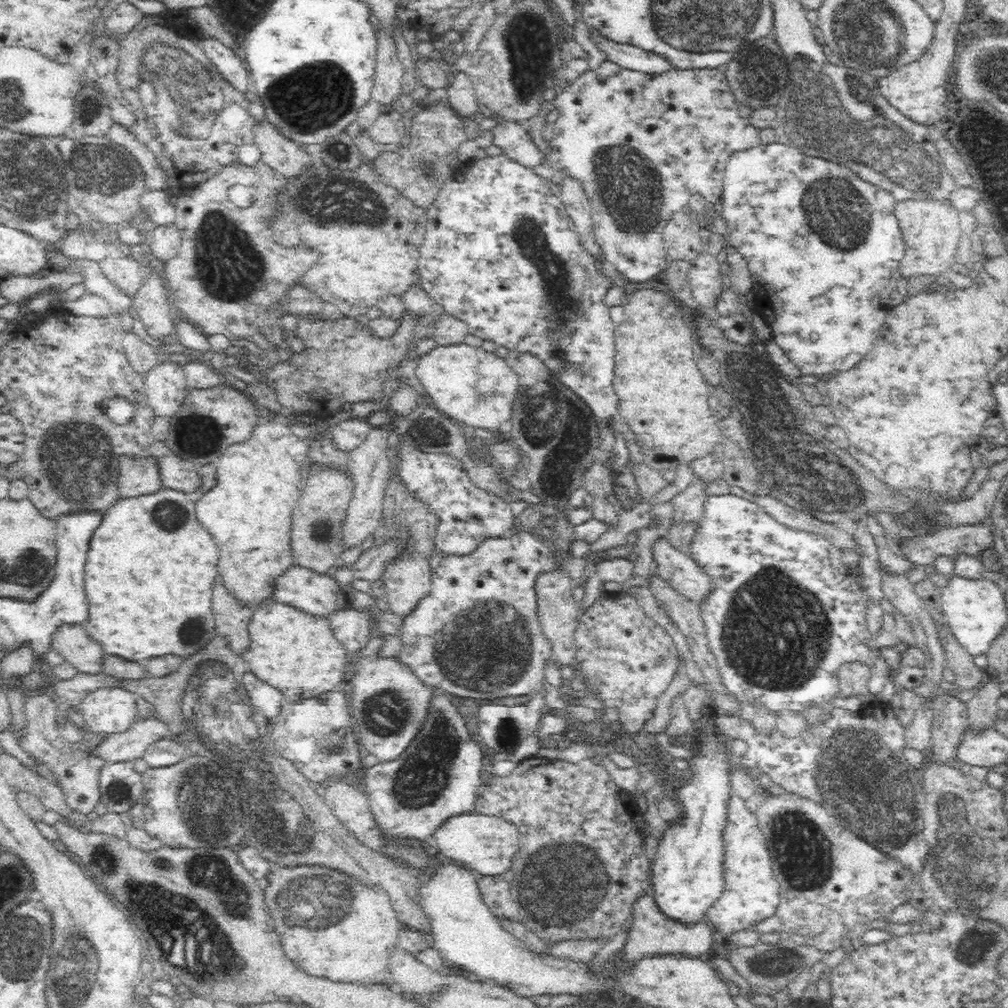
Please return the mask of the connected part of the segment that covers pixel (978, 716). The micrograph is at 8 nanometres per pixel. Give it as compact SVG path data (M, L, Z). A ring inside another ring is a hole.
M990 675L989 681L982 684L974 696L966 702L969 729L978 733L994 726L995 714L999 710L996 701L1000 696L1002 692L999 682Z

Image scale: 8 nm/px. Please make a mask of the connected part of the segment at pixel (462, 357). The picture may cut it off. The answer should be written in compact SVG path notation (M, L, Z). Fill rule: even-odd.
M455 344L448 346L440 346L430 350L417 359L416 378L422 384L426 396L432 396L430 400L426 400L434 409L452 418L452 422L456 422L462 427L475 428L502 428L509 426L512 414L512 406L517 392L521 391L517 374L506 366L504 360L500 360L492 352L485 351L482 347L473 347L470 345Z

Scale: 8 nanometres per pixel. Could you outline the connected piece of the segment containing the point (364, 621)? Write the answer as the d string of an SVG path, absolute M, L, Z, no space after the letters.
M344 603L327 616L336 640L342 644L350 656L364 649L371 634L368 617L362 610L353 609Z

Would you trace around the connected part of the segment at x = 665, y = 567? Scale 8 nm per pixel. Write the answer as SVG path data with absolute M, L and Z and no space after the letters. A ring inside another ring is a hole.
M665 537L659 538L652 546L653 559L658 566L659 577L676 592L695 602L699 607L708 600L711 580L697 563L670 546Z

